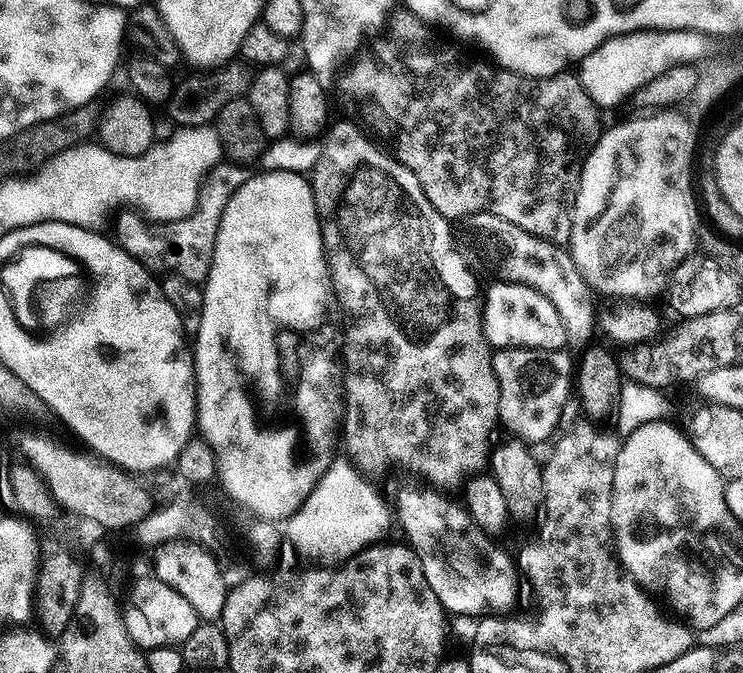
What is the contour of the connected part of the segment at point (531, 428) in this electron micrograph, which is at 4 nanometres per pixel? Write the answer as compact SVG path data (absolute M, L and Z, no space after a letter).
M501 348L492 352L494 374L498 378L500 391L501 425L509 428L509 433L536 446L539 440L544 440L560 424L564 416L564 407L568 404L568 395L574 392L574 360L567 356L567 351L547 352L541 348Z

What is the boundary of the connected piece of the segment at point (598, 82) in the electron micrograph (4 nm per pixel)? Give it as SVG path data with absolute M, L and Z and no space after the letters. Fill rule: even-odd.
M643 29L605 40L580 61L578 75L597 107L607 110L644 88L659 74L678 64L694 64L704 54L720 50L721 39L700 32Z

